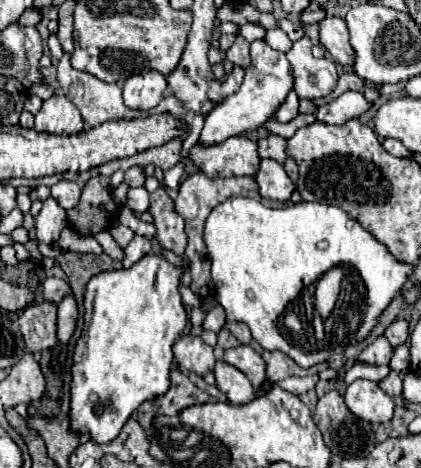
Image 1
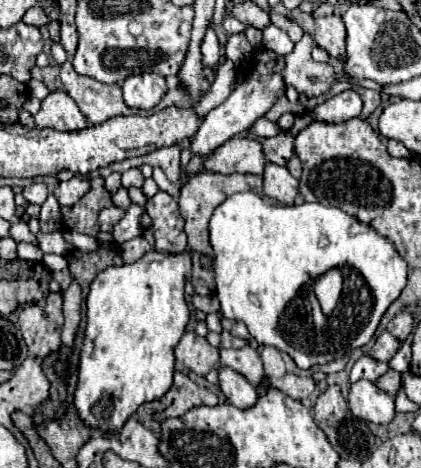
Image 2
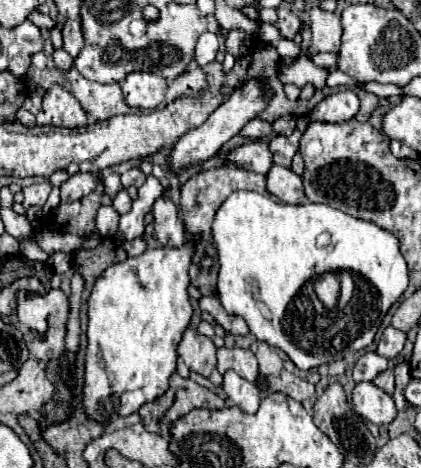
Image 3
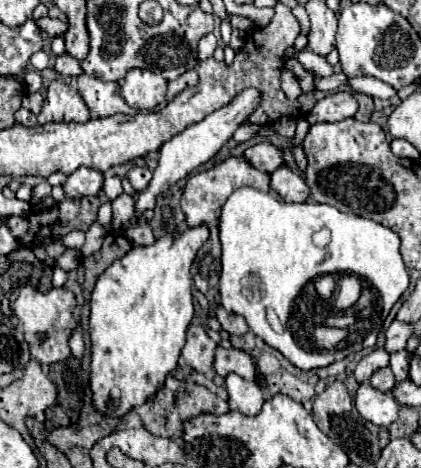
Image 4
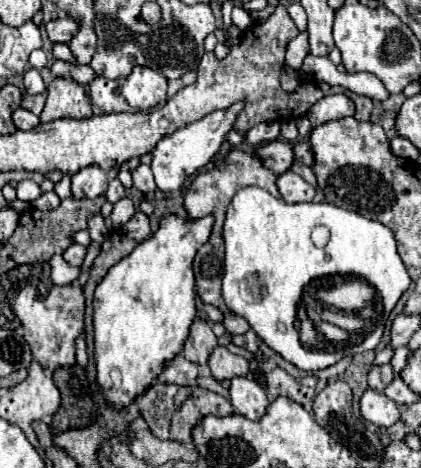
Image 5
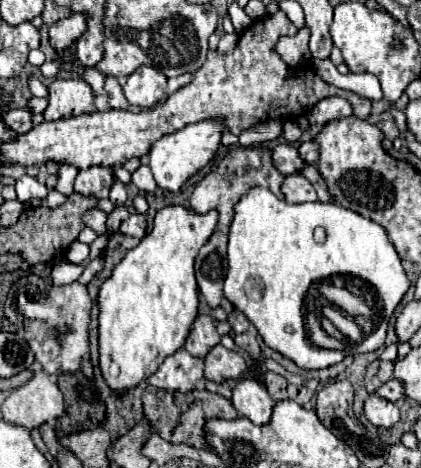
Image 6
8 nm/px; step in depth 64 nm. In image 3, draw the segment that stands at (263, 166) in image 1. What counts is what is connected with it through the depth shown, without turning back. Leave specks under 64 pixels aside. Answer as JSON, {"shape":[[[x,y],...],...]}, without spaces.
{"shape":[[[274,164],[272,170],[266,174],[268,178],[268,192],[278,196],[286,204],[298,204],[304,198],[304,184],[298,174],[290,168]]]}

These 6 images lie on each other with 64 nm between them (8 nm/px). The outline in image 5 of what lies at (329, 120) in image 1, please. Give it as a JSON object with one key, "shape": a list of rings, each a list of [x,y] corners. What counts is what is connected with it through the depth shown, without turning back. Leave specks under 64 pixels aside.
{"shape":[[[334,94],[334,96],[324,96],[318,100],[310,110],[308,110],[308,120],[316,128],[328,120],[338,120],[354,114],[354,104],[350,98],[344,94]]]}

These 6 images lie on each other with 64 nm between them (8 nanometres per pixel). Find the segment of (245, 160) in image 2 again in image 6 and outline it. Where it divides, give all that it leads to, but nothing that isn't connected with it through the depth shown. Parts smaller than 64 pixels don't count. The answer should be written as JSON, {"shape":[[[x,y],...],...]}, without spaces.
{"shape":[[[278,144],[274,148],[274,164],[282,174],[296,174],[304,166],[308,166],[304,164],[304,160],[300,160],[300,154],[292,144]]]}

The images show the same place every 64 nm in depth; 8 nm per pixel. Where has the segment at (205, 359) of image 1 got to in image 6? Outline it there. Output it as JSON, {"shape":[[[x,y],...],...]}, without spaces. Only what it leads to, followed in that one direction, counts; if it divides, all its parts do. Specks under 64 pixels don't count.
{"shape":[[[198,316],[192,324],[184,348],[192,356],[204,358],[216,344],[220,344],[220,334],[216,332],[216,320],[212,316]]]}

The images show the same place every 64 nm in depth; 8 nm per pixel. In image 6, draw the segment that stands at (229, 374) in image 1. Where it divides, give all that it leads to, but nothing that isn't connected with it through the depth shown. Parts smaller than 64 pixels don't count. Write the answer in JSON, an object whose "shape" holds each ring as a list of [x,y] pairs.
{"shape":[[[240,380],[232,390],[232,404],[240,416],[252,420],[258,426],[268,424],[274,410],[274,400],[268,390],[256,380]]]}

